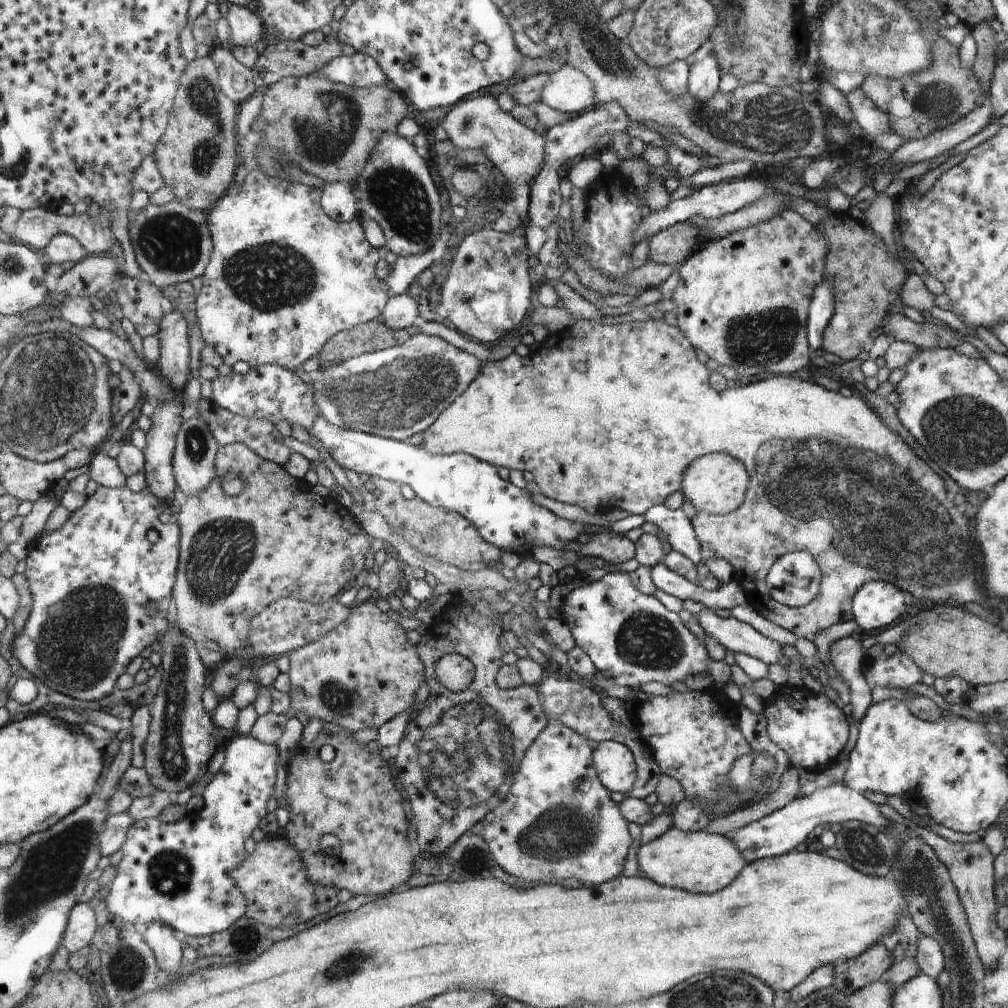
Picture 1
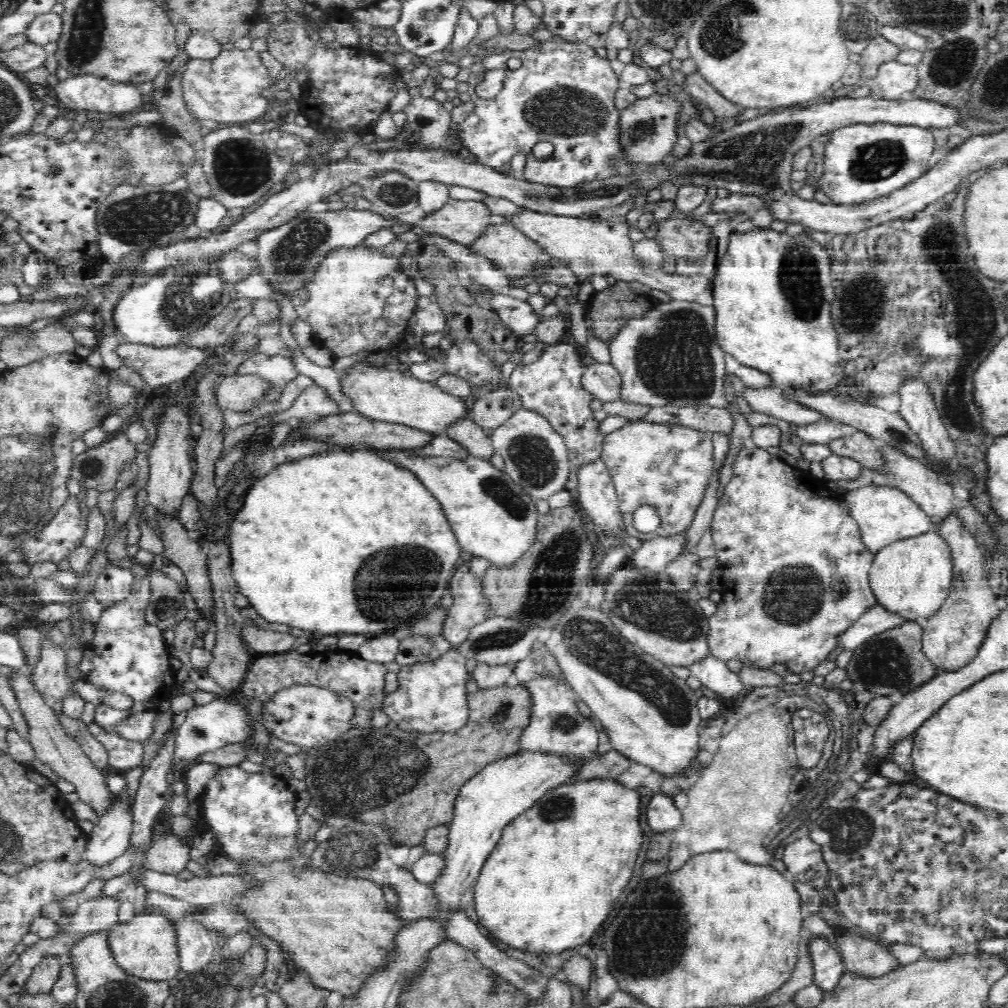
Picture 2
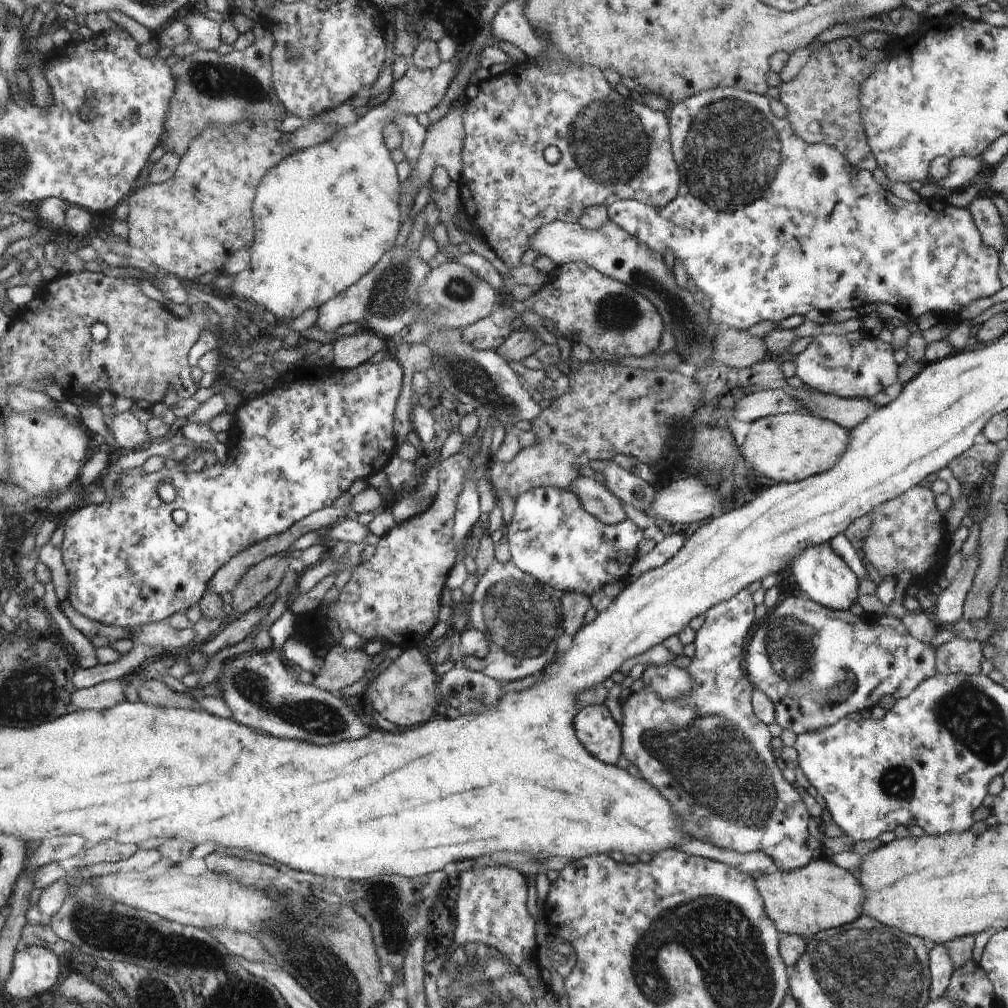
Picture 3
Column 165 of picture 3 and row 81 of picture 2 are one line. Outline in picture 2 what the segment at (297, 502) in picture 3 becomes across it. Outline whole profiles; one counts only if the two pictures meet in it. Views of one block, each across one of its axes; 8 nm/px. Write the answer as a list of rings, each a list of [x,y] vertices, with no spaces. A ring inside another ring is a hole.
[[[553,34],[550,40],[546,40],[546,42],[538,42],[532,43],[530,47],[520,50],[504,50],[504,52],[494,52],[494,54],[486,54],[480,55],[482,61],[483,70],[504,70],[504,80],[502,80],[502,89],[499,93],[494,96],[494,98],[482,99],[478,97],[476,93],[474,93],[474,86],[484,80],[484,72],[471,72],[469,76],[468,83],[470,84],[467,92],[471,97],[472,101],[476,103],[476,110],[474,110],[474,114],[463,120],[462,122],[458,122],[454,128],[454,144],[456,144],[460,153],[468,159],[474,160],[478,164],[482,164],[484,166],[491,166],[493,169],[496,169],[498,172],[506,175],[512,175],[512,160],[514,160],[514,156],[516,154],[524,154],[526,156],[526,163],[524,166],[523,176],[521,178],[524,182],[542,184],[544,186],[552,186],[555,189],[576,189],[578,186],[584,185],[586,182],[604,182],[606,180],[610,180],[610,178],[616,178],[616,176],[620,178],[626,178],[628,176],[632,176],[639,172],[643,167],[636,161],[632,161],[626,157],[626,147],[622,142],[622,129],[621,129],[621,116],[622,109],[616,106],[616,94],[620,88],[620,84],[622,83],[621,78],[618,78],[618,74],[616,74],[616,70],[612,68],[612,62],[608,60],[607,57],[601,58],[596,53],[596,49],[593,46],[590,46],[586,43],[580,41],[572,41],[559,36],[558,34]],[[510,58],[518,58],[520,60],[520,66],[518,68],[510,68],[508,66],[508,60]],[[537,142],[552,142],[554,145],[554,152],[551,157],[547,159],[536,159],[532,154],[532,148]],[[608,156],[614,156],[616,158],[616,166],[612,166],[610,168],[607,165]]]

